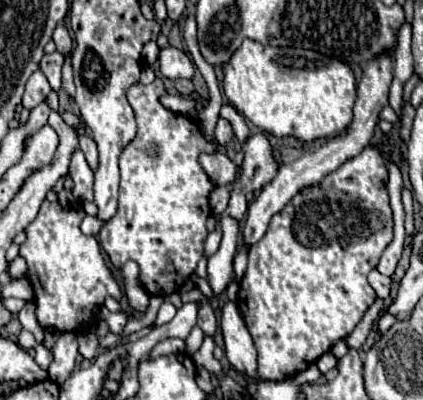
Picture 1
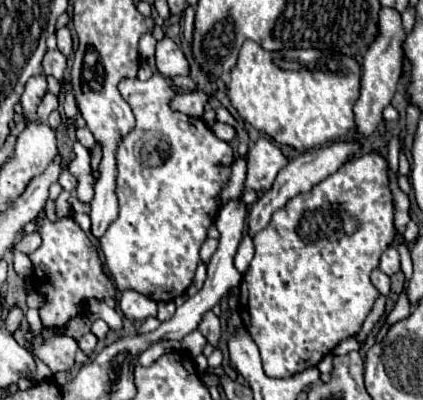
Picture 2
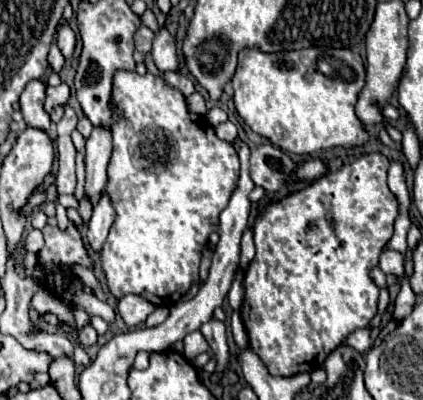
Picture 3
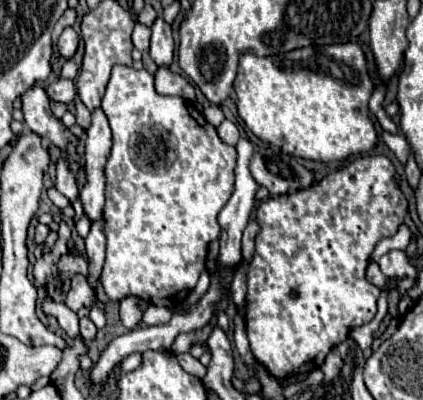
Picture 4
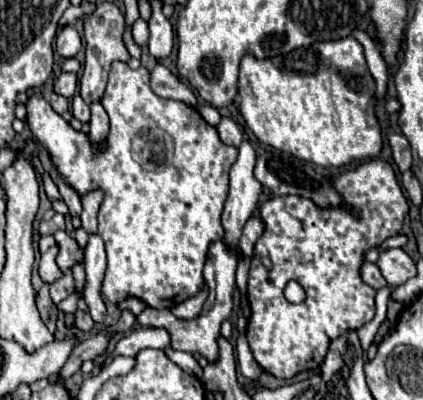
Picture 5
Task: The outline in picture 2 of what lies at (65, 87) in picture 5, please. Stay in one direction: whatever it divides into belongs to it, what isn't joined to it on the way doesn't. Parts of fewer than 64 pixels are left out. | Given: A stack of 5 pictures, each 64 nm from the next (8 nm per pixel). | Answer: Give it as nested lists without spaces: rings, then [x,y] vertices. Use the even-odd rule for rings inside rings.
[[[46,92],[42,104],[38,106],[38,112],[36,112],[36,114],[38,114],[38,120],[36,120],[36,122],[46,122],[46,120],[48,120],[48,114],[50,114],[52,110],[56,110],[56,106],[58,106],[58,96]]]

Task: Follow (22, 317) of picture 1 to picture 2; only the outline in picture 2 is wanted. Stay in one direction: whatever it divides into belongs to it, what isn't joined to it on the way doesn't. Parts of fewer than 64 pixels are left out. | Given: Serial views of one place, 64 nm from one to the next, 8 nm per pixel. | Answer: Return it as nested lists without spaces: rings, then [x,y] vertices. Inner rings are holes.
[[[29,308],[25,313],[26,321],[33,335],[40,333],[43,330],[43,325],[39,317],[39,311],[34,308]]]

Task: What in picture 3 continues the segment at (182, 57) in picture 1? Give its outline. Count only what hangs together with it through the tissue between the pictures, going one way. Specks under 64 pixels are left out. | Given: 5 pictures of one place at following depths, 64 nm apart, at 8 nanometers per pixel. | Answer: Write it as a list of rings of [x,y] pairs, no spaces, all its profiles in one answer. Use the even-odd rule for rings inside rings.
[[[160,28],[160,32],[154,38],[152,46],[152,58],[158,66],[158,70],[164,72],[178,72],[178,54],[176,54],[176,42],[170,36],[166,28]]]

